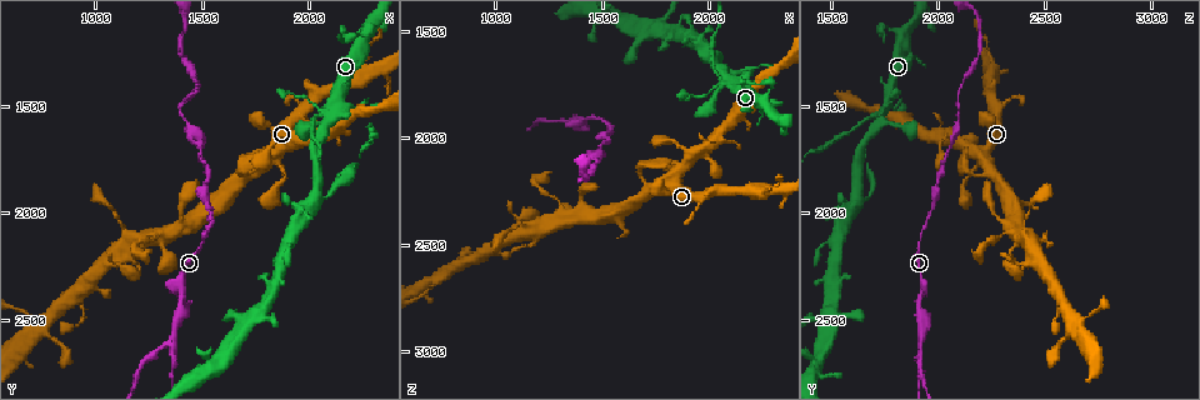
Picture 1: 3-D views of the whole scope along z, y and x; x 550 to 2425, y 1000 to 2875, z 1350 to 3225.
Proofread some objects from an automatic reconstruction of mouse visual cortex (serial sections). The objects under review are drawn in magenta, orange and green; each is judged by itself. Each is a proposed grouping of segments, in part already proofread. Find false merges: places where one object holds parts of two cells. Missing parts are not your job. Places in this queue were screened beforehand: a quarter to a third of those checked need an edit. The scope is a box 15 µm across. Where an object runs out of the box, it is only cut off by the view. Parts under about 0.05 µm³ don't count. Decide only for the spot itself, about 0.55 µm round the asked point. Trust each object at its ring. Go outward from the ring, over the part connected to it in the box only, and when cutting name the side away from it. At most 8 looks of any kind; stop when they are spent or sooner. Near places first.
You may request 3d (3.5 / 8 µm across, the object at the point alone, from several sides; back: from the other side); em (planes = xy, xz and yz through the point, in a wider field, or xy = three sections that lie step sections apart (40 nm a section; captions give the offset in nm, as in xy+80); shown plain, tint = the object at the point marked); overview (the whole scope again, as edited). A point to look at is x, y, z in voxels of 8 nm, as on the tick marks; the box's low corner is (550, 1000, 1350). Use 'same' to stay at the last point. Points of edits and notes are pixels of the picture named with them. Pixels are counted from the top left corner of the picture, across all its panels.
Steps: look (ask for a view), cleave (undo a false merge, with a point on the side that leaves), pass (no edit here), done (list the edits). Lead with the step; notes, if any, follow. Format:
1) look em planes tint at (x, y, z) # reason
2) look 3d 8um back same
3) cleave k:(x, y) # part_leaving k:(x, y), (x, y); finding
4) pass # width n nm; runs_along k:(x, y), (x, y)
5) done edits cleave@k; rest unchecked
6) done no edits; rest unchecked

look 3d 8um at (1510, 1680, 2070)

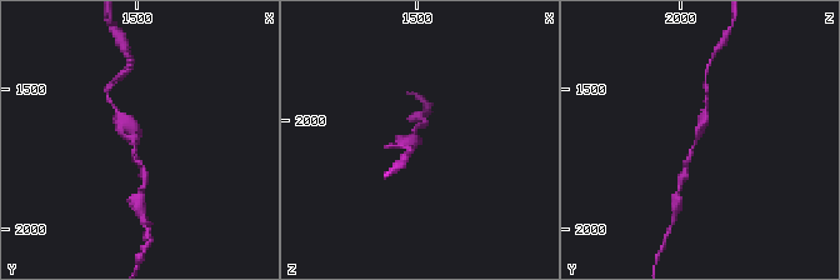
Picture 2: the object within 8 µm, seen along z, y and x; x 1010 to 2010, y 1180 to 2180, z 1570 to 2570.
look 3d 3.5um at (1500, 1680, 2070)

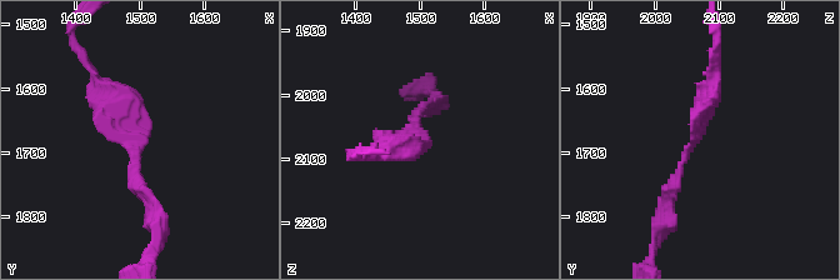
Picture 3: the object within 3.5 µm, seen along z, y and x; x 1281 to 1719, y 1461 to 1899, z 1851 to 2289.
look em xy step 5 tint at (1500, 1680, 2070)

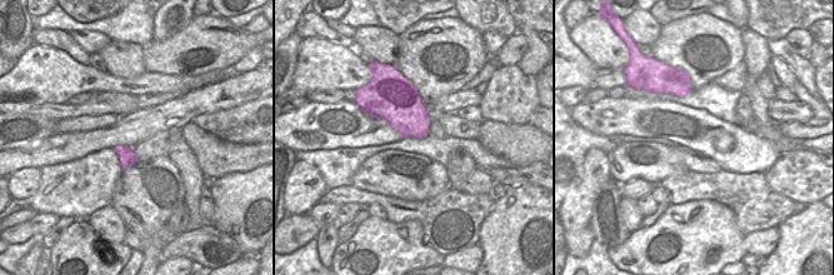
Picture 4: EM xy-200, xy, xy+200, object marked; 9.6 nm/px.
pass # runs_along 3:(151, 205), (133, 163), (140, 129), (94, 71); all the same cell

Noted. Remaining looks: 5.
look 3d 3.5um at (1370, 2550, 1910) # three-way junction

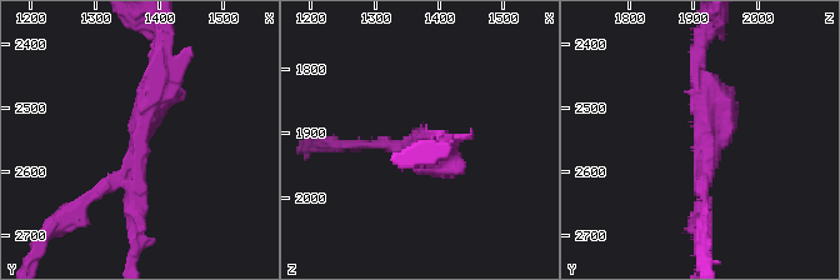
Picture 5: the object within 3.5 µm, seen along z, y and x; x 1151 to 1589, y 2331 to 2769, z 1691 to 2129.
look em planes tint at (1370, 2550, 1925) # arms 3; arm_widths 150, 200, 300 nm

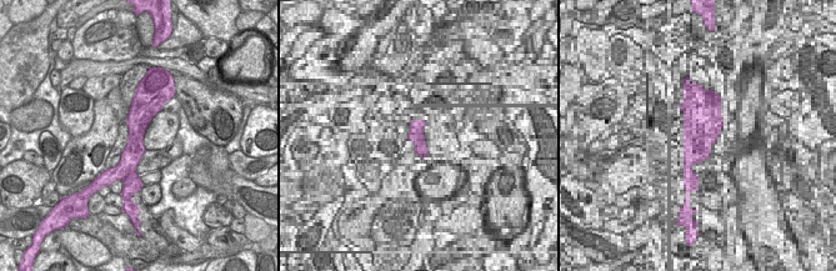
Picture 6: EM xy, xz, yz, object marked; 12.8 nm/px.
cleave 5:(81, 200) # width 300 nm; border 6:(134, 170), (123, 179); two cells meet here

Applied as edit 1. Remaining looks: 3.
look 3d 8um at (1100, 2180, 2450) # small branch off a trunk

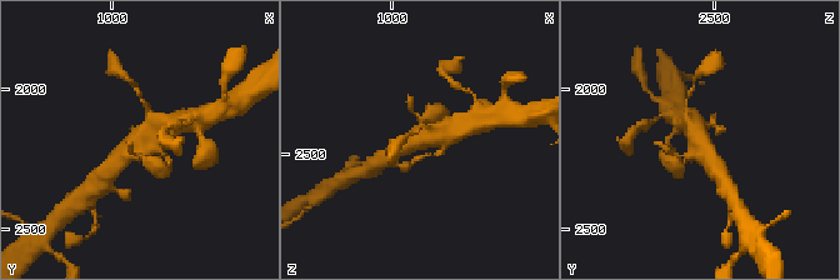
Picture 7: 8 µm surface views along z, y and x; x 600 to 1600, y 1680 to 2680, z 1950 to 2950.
look 3d 3.5um at (1110, 2170, 2450)

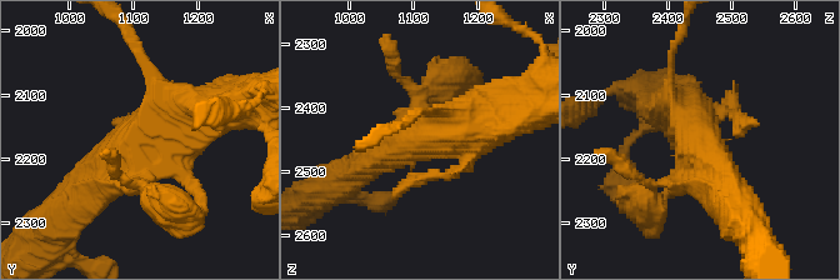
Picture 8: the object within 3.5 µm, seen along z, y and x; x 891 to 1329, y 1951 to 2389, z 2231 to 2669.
pass # all the same cell

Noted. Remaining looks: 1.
done edits cleave@5; rest unchecked

